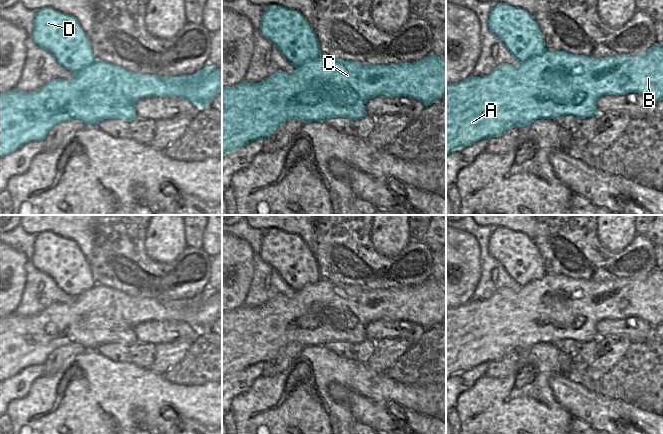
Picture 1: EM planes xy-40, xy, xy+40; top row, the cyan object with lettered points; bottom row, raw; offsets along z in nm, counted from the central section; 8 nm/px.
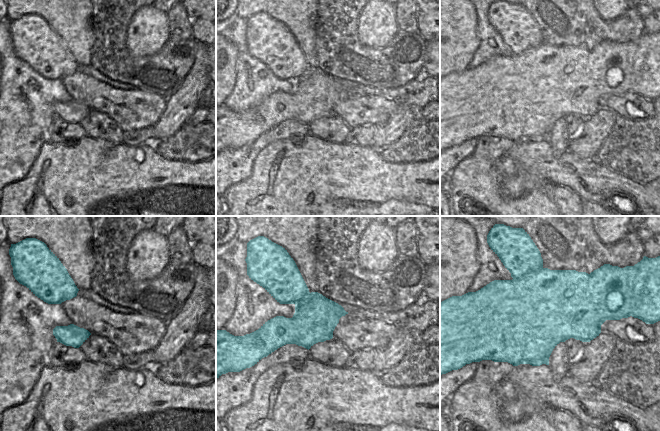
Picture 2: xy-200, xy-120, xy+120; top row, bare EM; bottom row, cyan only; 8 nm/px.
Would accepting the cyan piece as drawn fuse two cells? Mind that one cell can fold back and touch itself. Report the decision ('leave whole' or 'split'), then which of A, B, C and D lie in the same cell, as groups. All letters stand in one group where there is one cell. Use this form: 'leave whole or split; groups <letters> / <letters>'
split; groups A B C / D

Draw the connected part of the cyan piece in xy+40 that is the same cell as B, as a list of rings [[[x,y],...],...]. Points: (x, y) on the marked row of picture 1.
[[[655,45],[640,57],[618,55],[596,59],[546,51],[518,67],[504,63],[490,75],[472,75],[460,83],[446,85],[446,156],[538,119],[564,115],[577,119],[597,117],[596,102],[600,97],[628,93],[638,93],[652,103],[663,99],[663,45]]]

